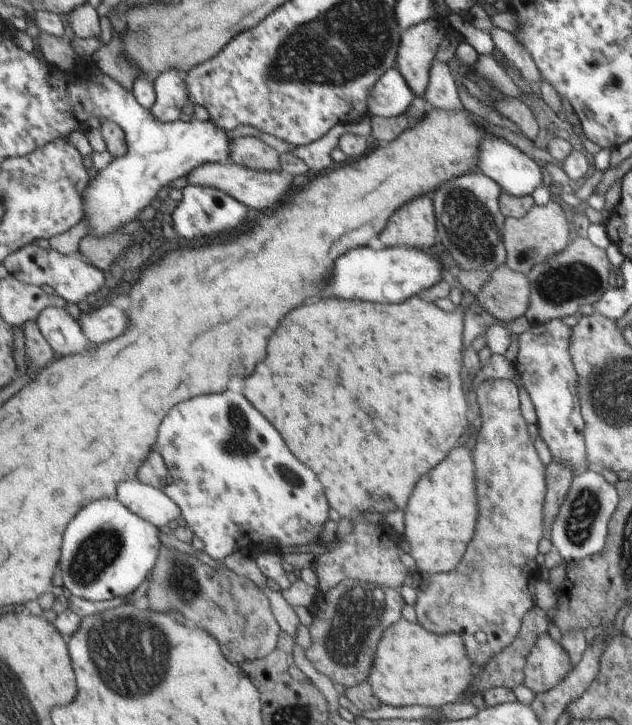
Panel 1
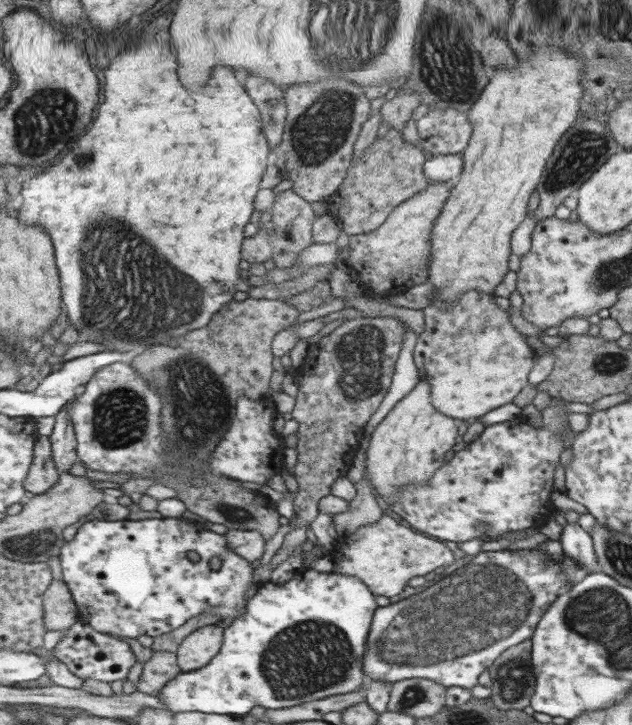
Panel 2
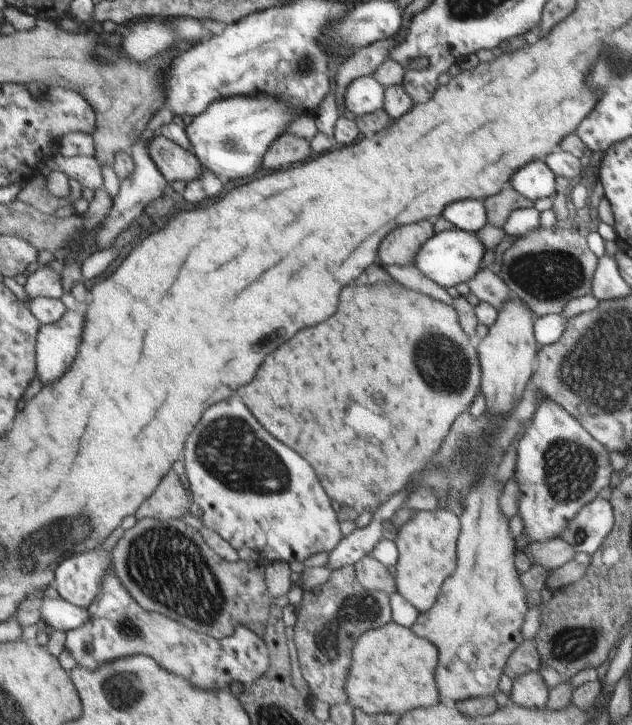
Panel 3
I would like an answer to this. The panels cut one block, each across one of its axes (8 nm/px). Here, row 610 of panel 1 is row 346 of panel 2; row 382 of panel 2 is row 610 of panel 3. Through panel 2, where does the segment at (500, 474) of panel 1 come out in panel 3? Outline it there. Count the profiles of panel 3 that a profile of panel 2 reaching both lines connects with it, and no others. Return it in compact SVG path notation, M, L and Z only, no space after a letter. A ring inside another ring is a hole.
M495 477L485 478L466 494L464 512L461 515L462 532L457 547L457 570L445 580L437 602L411 626L412 631L426 640L434 640L438 648L442 648L442 668L438 668L438 684L442 684L442 698L450 698L454 702L480 697L492 697L498 688L500 672L506 666L508 654L524 642L520 634L520 626L526 618L526 592L518 580L518 572L514 566L514 540L510 536L510 528L506 518L498 508L500 490L495 484Z

